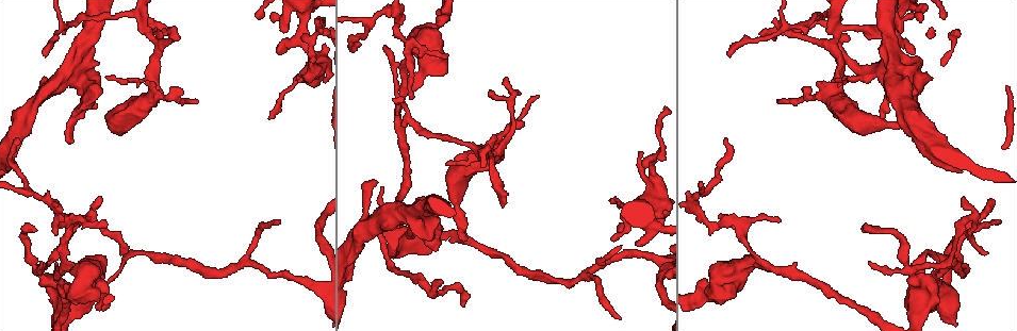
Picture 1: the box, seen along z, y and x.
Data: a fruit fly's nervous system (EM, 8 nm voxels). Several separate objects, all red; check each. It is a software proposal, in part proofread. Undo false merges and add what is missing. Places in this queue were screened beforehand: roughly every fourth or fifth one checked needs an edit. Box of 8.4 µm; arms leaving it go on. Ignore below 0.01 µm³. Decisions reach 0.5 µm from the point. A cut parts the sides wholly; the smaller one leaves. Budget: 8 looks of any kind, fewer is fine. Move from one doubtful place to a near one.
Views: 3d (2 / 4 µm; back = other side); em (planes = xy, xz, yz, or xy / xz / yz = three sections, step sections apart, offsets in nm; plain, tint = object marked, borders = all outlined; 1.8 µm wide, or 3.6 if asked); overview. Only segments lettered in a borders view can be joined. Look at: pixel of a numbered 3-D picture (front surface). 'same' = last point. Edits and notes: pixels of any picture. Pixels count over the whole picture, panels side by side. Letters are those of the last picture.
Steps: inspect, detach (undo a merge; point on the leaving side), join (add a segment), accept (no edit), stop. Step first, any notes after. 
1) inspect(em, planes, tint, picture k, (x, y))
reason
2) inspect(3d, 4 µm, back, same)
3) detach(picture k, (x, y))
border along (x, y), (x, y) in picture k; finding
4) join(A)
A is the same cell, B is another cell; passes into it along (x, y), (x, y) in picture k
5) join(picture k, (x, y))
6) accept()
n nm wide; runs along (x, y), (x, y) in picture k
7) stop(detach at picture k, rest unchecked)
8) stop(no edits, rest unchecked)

inspect(em, planes, borders, picture 1, (69, 219))
sharp bend

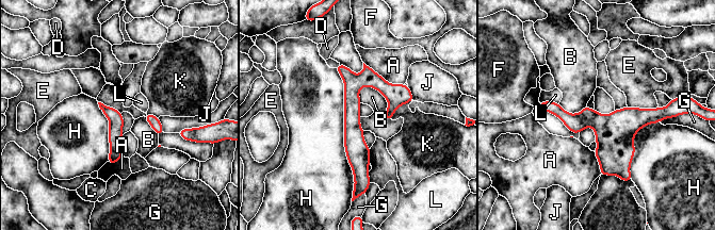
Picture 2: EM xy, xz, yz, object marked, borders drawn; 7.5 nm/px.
accept()
A, B, C, D, E, F, G, H, J, K and L are other cells; border along (335, 68), (354, 189) in picture 2; continuous, no second cell

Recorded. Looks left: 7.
inspect(em, 3.6 µm, yz, step 4, borders, picture 1, (119, 253))
branch stops here

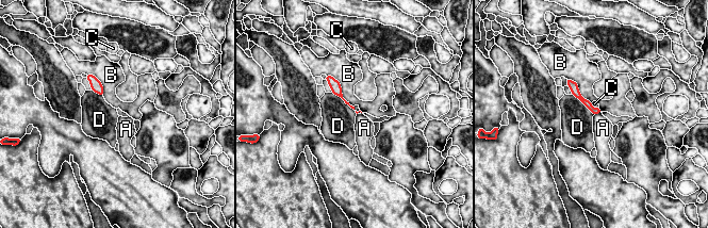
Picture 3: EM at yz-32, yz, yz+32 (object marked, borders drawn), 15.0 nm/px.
inspect(em, 3.6 µm, xy, step 4, borders, same)

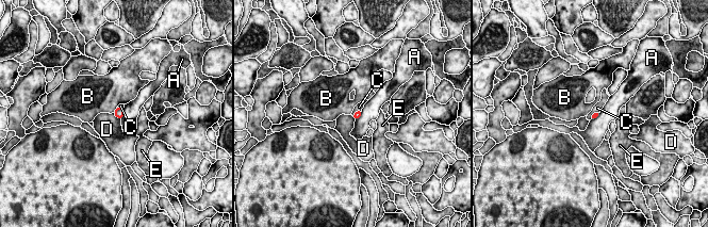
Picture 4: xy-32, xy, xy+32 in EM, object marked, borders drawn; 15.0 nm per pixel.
accept()
A, B, C, D and E are other cells; border along (113, 113), (120, 119) in picture 4; none of them fits

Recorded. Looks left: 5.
inspect(3d, 4 µm, picture 1, (443, 236))
thick turns thin

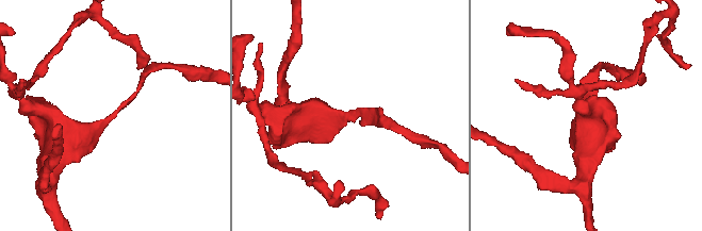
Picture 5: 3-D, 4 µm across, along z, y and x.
inspect(em, 3.6 µm, planes, borders, picture 5, (114, 115))
shape alone is not enough

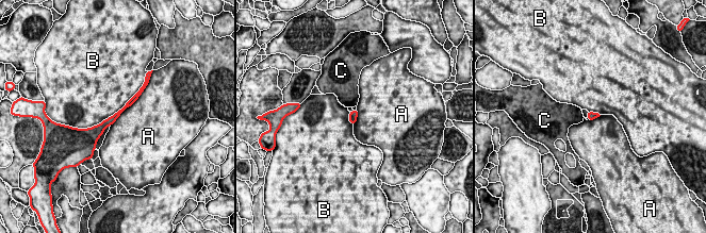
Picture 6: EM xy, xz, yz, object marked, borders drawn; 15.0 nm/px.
accept()
A, B and C are other cells; all the same cell

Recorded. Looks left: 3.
inspect(3d, 2 µm, picture 1, (316, 58))
looks like a crossing

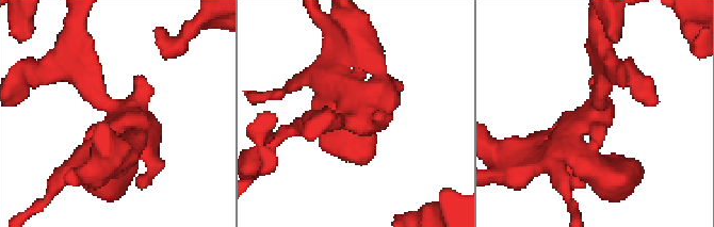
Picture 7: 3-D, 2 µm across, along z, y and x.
inspect(em, planes, plain, picture 7, (591, 120))

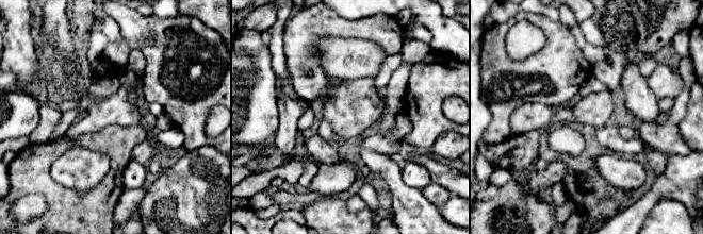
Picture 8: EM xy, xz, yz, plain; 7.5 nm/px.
inspect(em, planes, borders, same)

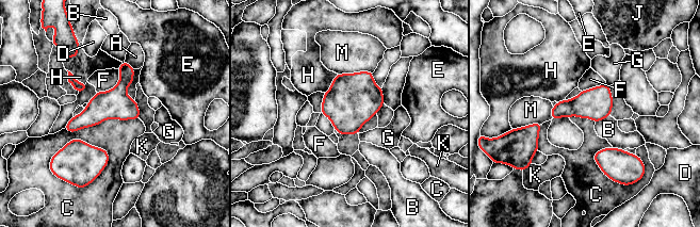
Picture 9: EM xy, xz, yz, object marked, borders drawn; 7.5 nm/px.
accept()
220 nm wide; A, B, C, D, E, F, G, H, J, K and M are other cells; runs along (125, 65), (123, 85), (68, 128) in picture 9; all the same cell

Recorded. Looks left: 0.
stop(no edits, rest unchecked)

